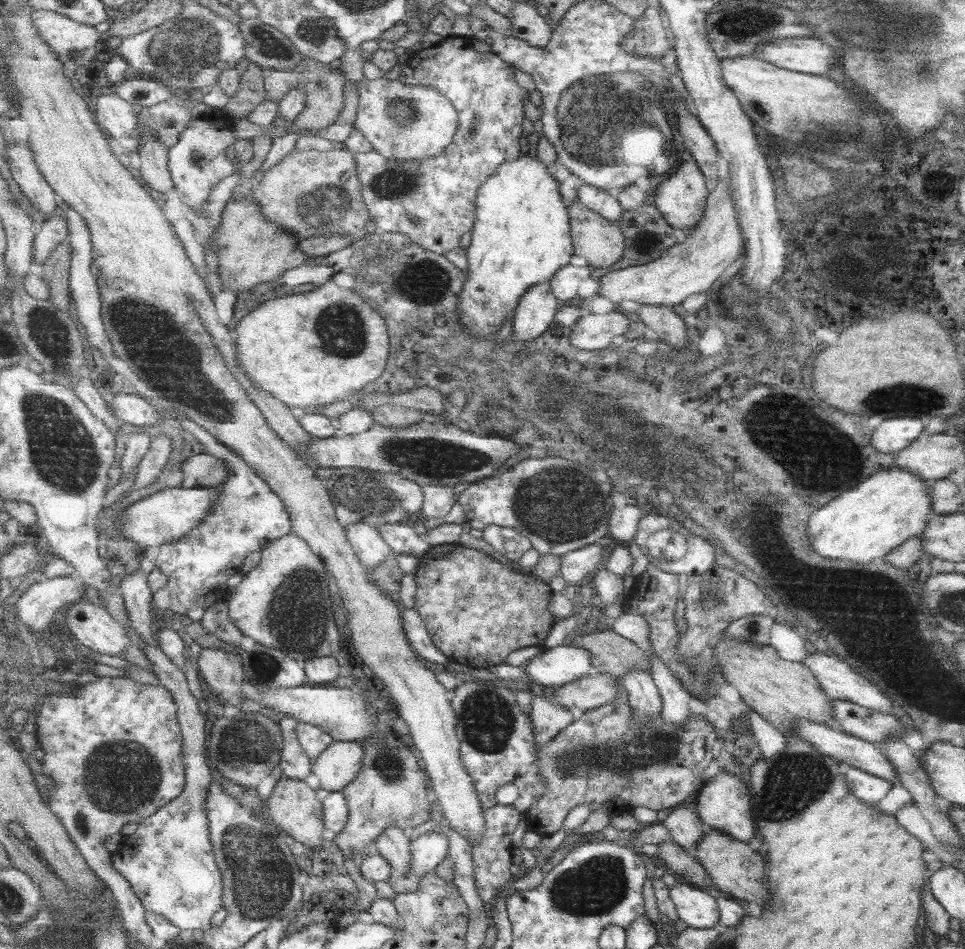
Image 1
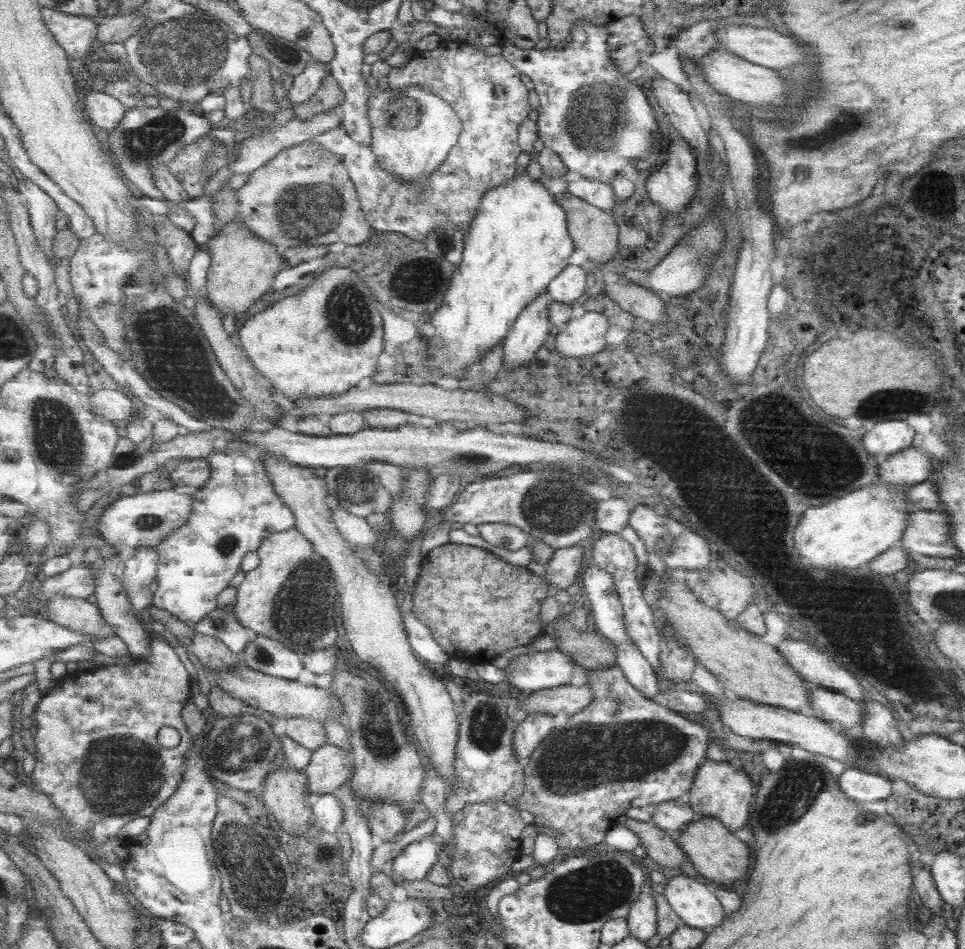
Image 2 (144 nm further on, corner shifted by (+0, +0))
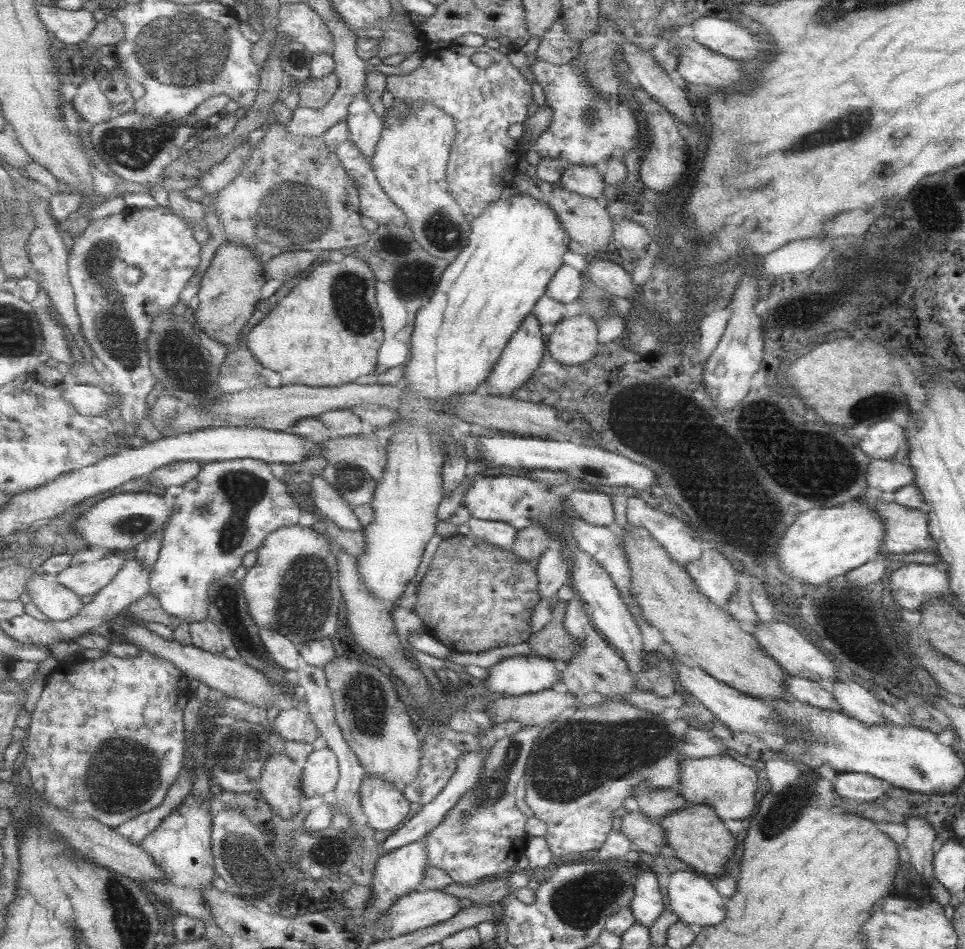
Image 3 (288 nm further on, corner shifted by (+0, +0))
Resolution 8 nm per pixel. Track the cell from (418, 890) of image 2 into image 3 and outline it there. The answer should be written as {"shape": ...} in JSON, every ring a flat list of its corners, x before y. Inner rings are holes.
{"shape":[[503,876,501,880,493,880,493,882,485,882,485,884,477,884,477,886,459,886,459,884,451,884,443,890,449,896,455,896,457,900,471,900,473,904,501,904,507,896,511,896,509,884,507,884,507,876]]}

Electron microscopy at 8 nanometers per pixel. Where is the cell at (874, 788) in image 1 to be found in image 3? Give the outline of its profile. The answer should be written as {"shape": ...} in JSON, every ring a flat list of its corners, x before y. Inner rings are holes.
{"shape":[[839,774,833,792,839,798,853,798,857,802,873,802,883,794,881,780,867,774]]}

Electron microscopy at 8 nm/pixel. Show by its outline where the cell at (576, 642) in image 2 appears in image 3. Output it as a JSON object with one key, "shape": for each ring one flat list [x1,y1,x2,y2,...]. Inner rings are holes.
{"shape":[[559,600,557,604,553,604,553,620,549,622,549,626,545,626,541,632,529,638,533,656,553,658,561,672,567,668,567,662,573,660,573,656,581,648,579,642,565,630,567,606,569,602,565,600]]}

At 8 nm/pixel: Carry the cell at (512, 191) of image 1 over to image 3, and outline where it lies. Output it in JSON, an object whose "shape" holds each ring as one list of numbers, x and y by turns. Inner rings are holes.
{"shape":[[519,194,513,200,497,200,497,204,491,204,479,218,473,218,473,236,469,236,469,246,441,276,441,282,429,306,423,306,417,314,409,346,411,360,405,368,407,392,399,408,399,414,403,418,411,418,413,424,401,428,393,436,387,436,391,440,387,448,387,466,377,486,375,500,371,502,375,508,375,520,363,530,367,548,365,556,359,558,363,584,391,610,399,608,401,596,407,590,409,582,415,580,421,572,423,556,429,542,435,538,437,522,447,522,449,518,453,518,461,510,467,492,479,478,483,478,485,470,489,470,485,464,471,460,477,470,467,476,465,482,461,482,461,486,455,488,451,494,445,492,445,444,455,444,455,438,449,430,449,422,455,416,437,410,437,404,449,404,453,398,469,396,483,390,493,398,511,398,517,394,519,388,531,382,535,372,541,368,539,364,545,360,543,356,547,348,541,322,533,314,533,310,537,302,547,296,553,276,557,276,557,272,565,266,563,256,569,250,569,242,569,232,561,224,557,212,549,208,547,200,531,200,525,194]]}

